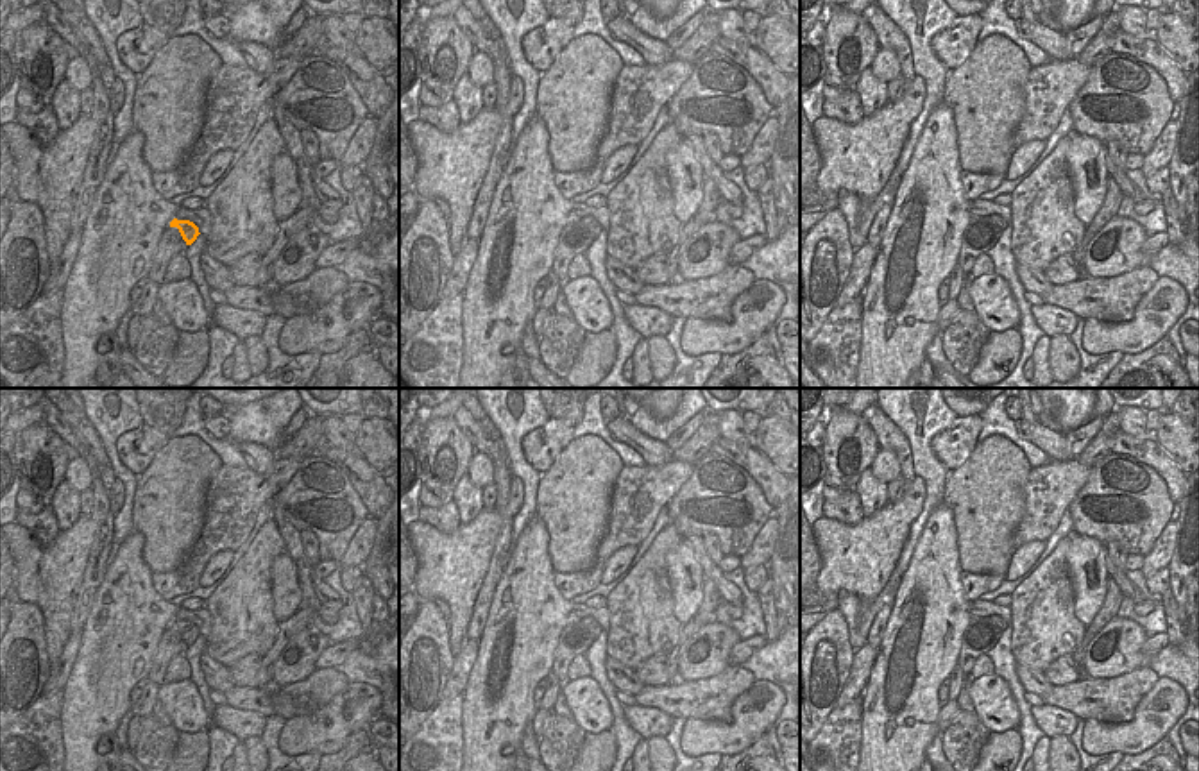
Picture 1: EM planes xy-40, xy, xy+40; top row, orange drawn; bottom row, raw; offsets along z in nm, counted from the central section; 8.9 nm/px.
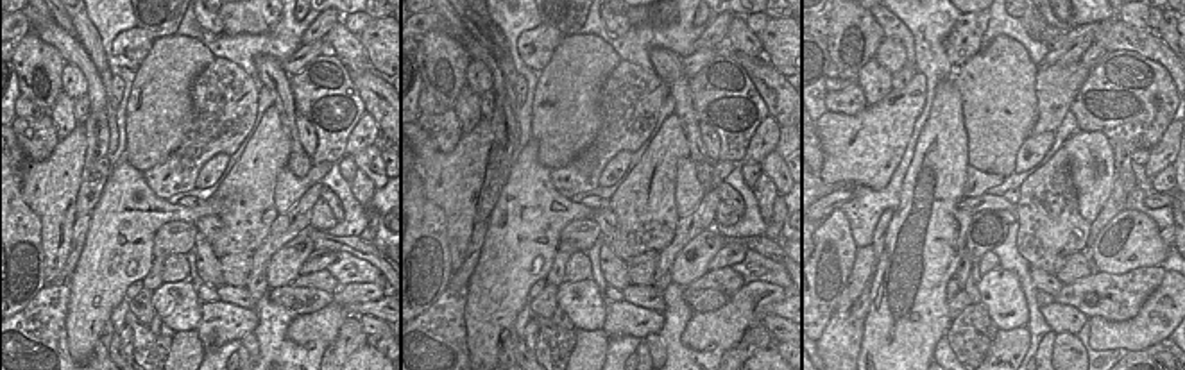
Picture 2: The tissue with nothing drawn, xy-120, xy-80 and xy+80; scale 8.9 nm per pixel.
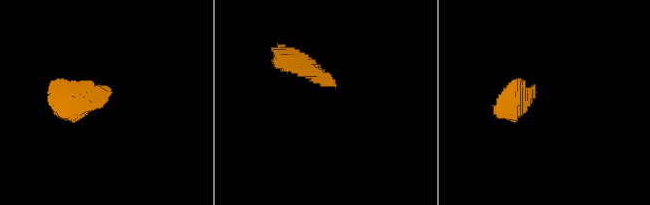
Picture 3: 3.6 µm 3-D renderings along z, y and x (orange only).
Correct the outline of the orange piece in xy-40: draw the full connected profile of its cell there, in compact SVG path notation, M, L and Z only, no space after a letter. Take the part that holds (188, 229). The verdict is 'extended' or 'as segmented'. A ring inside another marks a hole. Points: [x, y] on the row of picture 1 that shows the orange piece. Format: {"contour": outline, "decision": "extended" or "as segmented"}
{"contour": "M174 218L161 233L147 279L163 284L170 259L175 254L184 254L199 234L199 227L193 222Z", "decision": "extended"}

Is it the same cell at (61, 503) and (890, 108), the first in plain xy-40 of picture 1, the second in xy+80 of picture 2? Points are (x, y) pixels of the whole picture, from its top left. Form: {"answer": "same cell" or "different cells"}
{"answer": "different cells"}

